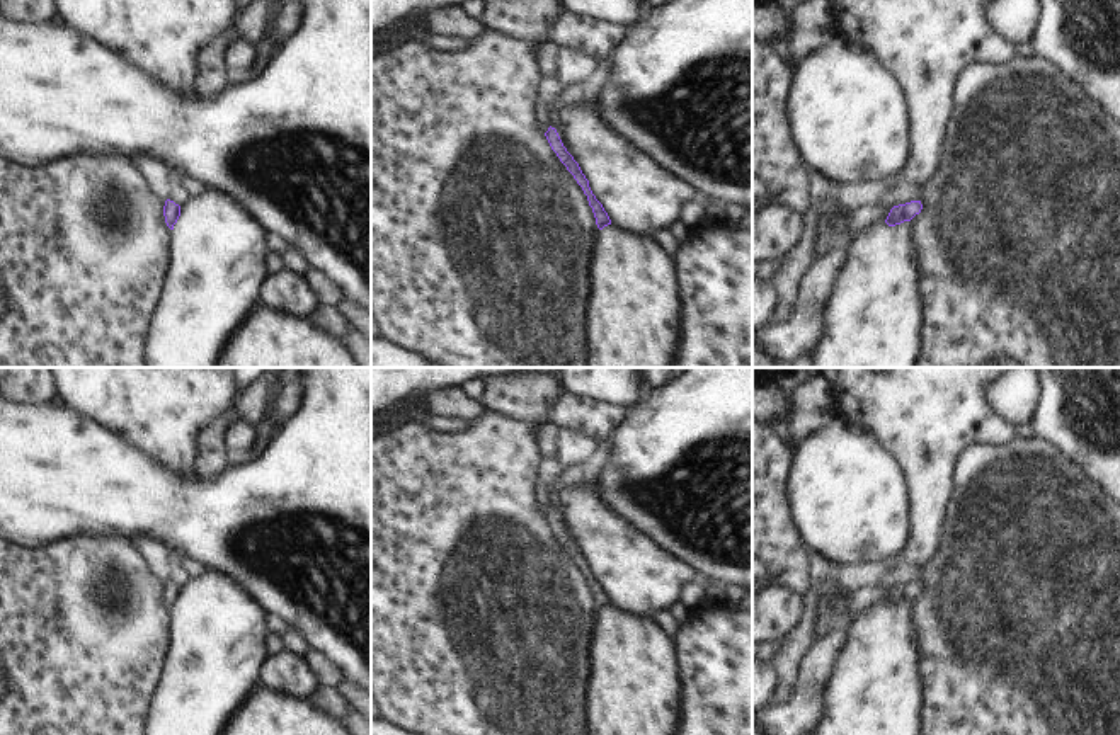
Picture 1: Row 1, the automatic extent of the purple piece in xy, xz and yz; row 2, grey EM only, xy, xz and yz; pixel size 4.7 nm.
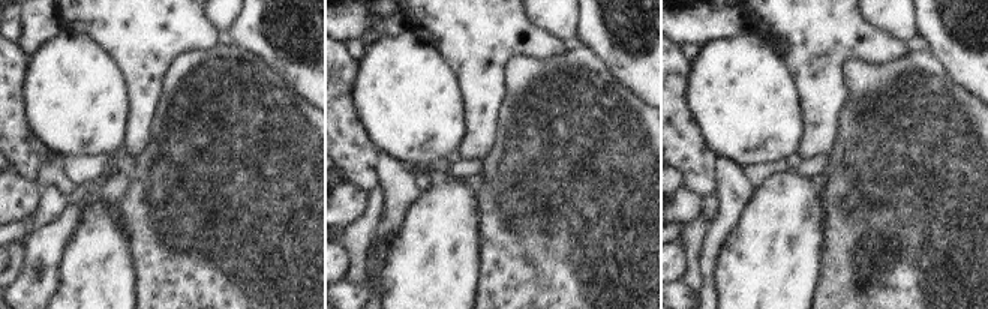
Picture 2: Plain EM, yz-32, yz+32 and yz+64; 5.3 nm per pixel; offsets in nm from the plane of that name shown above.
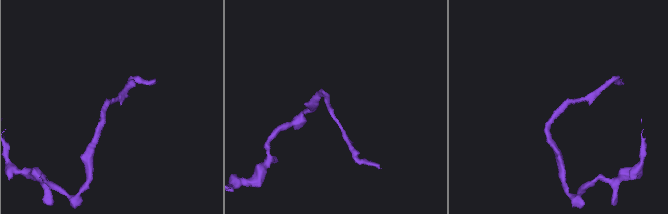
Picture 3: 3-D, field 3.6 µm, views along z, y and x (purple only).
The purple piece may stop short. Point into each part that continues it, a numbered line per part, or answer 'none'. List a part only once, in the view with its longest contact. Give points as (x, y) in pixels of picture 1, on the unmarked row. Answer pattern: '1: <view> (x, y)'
none

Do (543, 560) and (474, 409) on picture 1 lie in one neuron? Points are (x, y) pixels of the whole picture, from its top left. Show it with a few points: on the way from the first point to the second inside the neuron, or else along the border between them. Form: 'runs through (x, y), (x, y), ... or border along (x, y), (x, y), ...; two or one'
border along (484, 407), (468, 422); two

